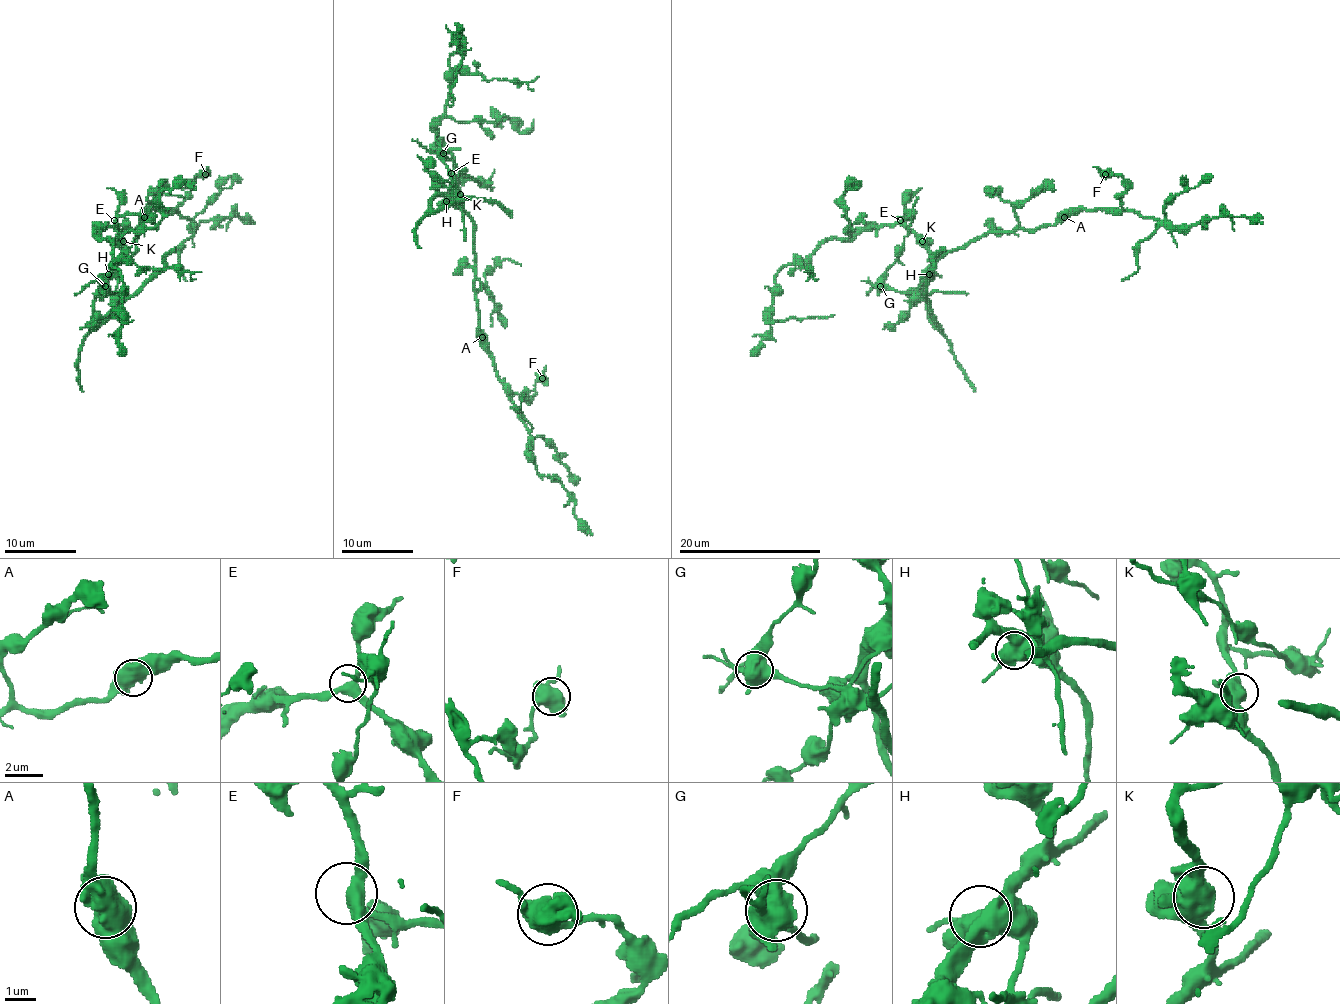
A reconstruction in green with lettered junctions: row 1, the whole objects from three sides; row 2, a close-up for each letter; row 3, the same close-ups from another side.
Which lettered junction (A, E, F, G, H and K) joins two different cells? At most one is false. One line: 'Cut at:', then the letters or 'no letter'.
Cut at: G

